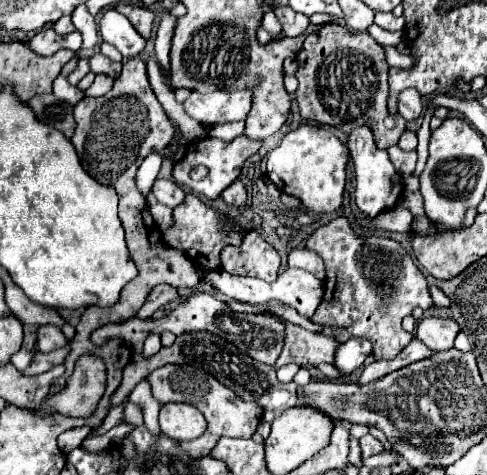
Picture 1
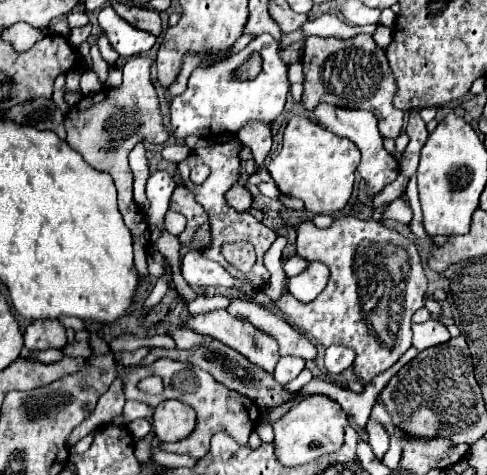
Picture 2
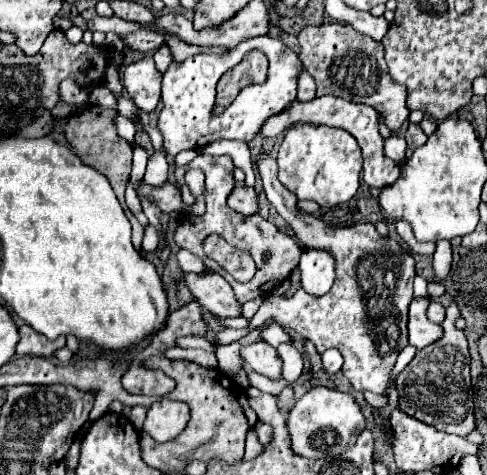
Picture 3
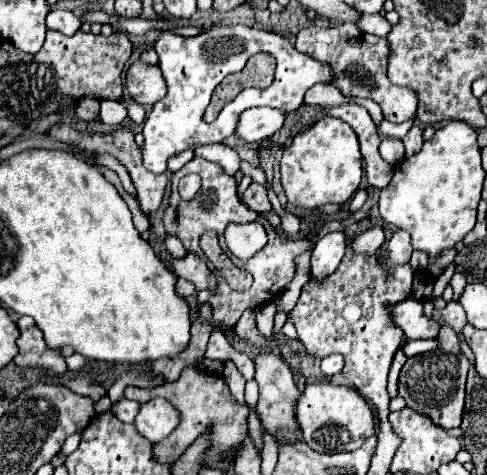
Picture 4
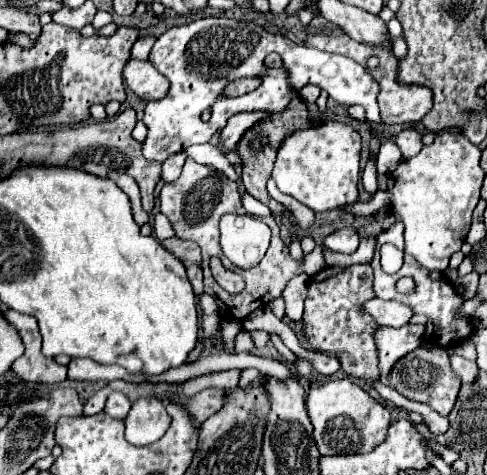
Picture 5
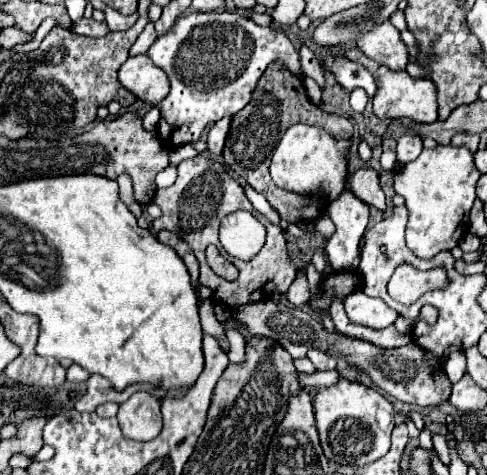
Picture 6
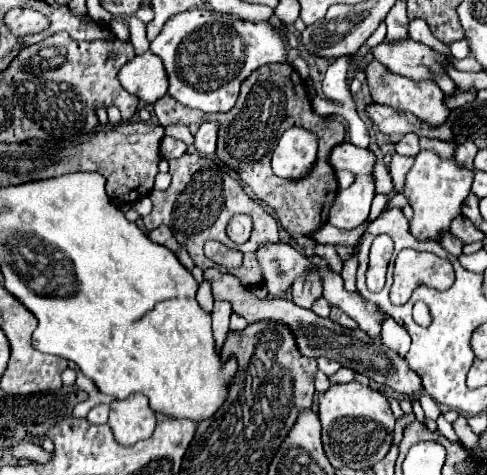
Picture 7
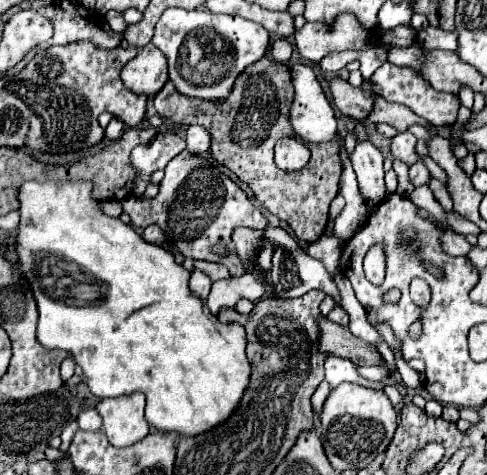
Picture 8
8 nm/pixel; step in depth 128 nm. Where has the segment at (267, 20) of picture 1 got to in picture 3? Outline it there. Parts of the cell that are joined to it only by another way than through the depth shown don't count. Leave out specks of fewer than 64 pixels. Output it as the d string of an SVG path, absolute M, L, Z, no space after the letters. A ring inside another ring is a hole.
M264 34L256 38L242 40L236 48L224 52L224 54L196 54L186 58L184 62L170 64L162 78L162 102L164 108L158 114L158 130L164 138L162 150L156 150L148 158L148 168L144 174L144 180L152 186L164 184L168 180L168 154L178 154L188 148L204 148L206 144L212 144L216 140L242 140L248 142L256 136L260 124L272 116L288 108L298 94L298 78L302 72L300 58L294 50L290 50L280 38ZM250 50L262 50L270 60L270 76L266 84L262 86L250 86L238 94L238 98L228 106L222 114L212 116L212 106L216 98L216 84L220 76L228 70L232 70L236 64L242 62L242 56Z

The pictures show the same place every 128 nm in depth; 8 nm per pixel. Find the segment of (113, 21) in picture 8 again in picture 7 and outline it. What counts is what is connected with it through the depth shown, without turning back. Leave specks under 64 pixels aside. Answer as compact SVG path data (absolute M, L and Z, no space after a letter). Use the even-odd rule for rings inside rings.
M120 16L120 20L124 24L128 24L128 30L130 30L130 42L136 50L136 54L144 54L150 46L148 38L146 38L146 24L140 22L136 16Z

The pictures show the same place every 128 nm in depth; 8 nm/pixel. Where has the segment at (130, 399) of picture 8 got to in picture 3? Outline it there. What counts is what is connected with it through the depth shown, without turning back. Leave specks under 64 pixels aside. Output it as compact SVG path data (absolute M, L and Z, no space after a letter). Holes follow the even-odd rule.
M162 398L148 408L142 430L156 442L168 442L186 428L188 420L190 420L190 410L184 402Z

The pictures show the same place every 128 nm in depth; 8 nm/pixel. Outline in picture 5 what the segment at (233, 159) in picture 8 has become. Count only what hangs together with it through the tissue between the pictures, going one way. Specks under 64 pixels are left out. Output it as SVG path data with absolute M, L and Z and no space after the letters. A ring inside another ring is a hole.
M292 92L292 100L288 104L286 110L282 112L266 112L268 116L264 120L260 120L258 124L254 124L250 130L244 132L244 136L240 138L238 146L236 146L236 152L238 156L242 158L242 180L244 180L244 186L246 190L260 202L264 202L266 206L270 206L270 210L274 214L290 214L282 204L278 204L266 190L266 182L270 178L270 172L272 172L272 166L274 166L274 158L276 158L276 150L278 150L278 144L282 142L282 138L292 132L292 130L304 130L304 128L312 128L314 122L308 120L308 106L304 104L304 100Z

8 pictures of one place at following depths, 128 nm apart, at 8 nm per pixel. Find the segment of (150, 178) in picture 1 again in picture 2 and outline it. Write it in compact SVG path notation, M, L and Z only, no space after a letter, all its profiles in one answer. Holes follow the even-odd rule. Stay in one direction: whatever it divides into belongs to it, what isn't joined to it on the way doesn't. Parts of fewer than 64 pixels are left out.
M136 144L128 158L130 158L130 166L134 170L134 200L142 210L146 210L148 200L144 196L144 178L148 178L148 160L146 160L144 144Z

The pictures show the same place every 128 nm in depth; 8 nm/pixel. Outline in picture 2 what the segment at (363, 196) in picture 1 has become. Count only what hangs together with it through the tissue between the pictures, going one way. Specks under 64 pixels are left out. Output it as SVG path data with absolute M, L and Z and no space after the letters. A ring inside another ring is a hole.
M318 104L314 110L310 110L308 114L310 118L314 118L318 124L326 126L330 132L350 138L358 150L362 152L362 162L358 166L360 176L368 182L368 194L374 196L376 192L380 192L386 184L394 182L398 178L398 160L394 156L390 156L384 146L382 146L382 136L378 132L378 120L372 112L366 110L350 110L350 108L332 108L332 104Z

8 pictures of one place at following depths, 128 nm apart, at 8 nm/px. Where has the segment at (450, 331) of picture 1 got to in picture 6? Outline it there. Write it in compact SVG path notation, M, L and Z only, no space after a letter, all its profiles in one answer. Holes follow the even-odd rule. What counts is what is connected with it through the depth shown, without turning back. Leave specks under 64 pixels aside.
M358 290L344 298L344 308L354 324L362 324L374 330L382 330L394 324L394 320L398 318L398 314L392 308L388 308L384 300L368 298L364 296L364 292Z

